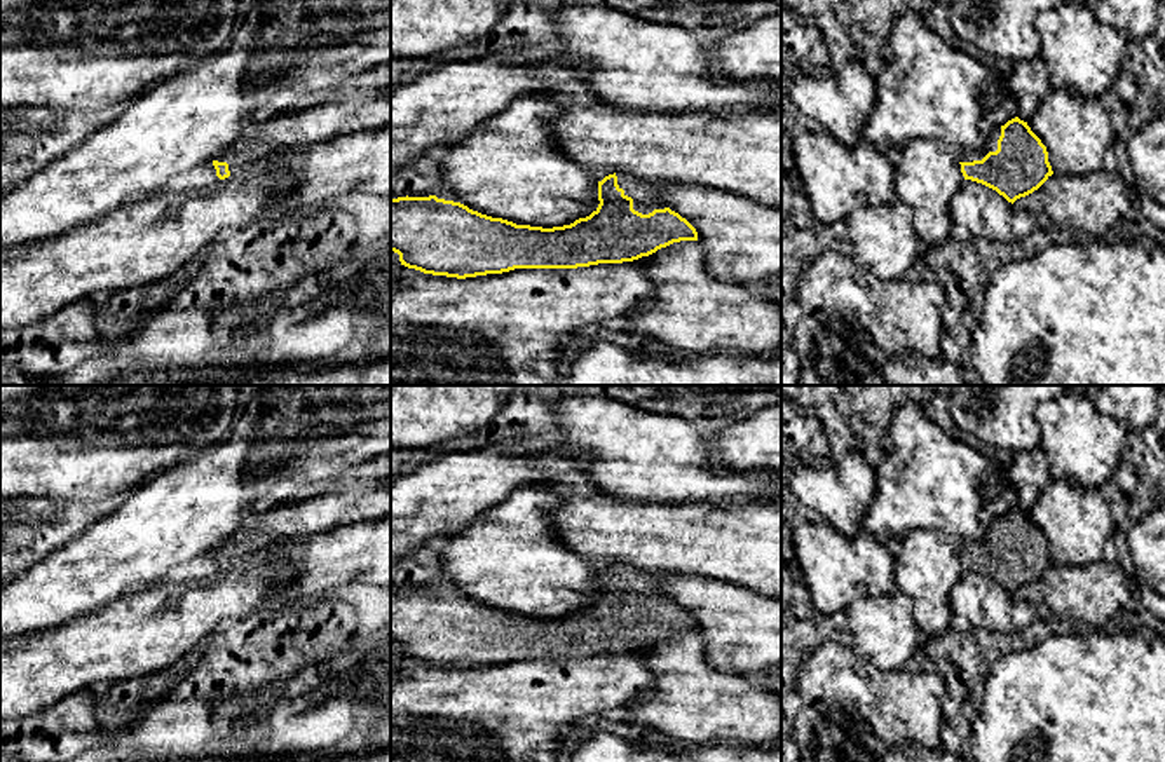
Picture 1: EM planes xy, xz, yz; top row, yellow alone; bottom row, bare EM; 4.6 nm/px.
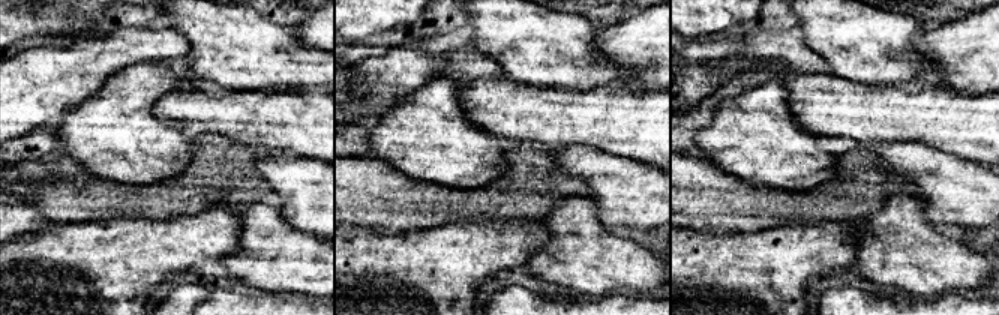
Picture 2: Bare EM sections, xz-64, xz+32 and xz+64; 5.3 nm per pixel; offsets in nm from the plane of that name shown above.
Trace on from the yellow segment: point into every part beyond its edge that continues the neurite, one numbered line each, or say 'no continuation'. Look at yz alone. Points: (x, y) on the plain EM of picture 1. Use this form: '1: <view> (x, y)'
1: yz (965, 546)

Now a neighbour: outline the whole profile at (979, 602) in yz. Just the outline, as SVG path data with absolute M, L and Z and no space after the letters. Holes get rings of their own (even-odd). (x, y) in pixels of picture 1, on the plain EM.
M971 570L963 572L949 600L957 623L1001 636L1024 633L1038 619L1038 605L1017 602L996 581Z

